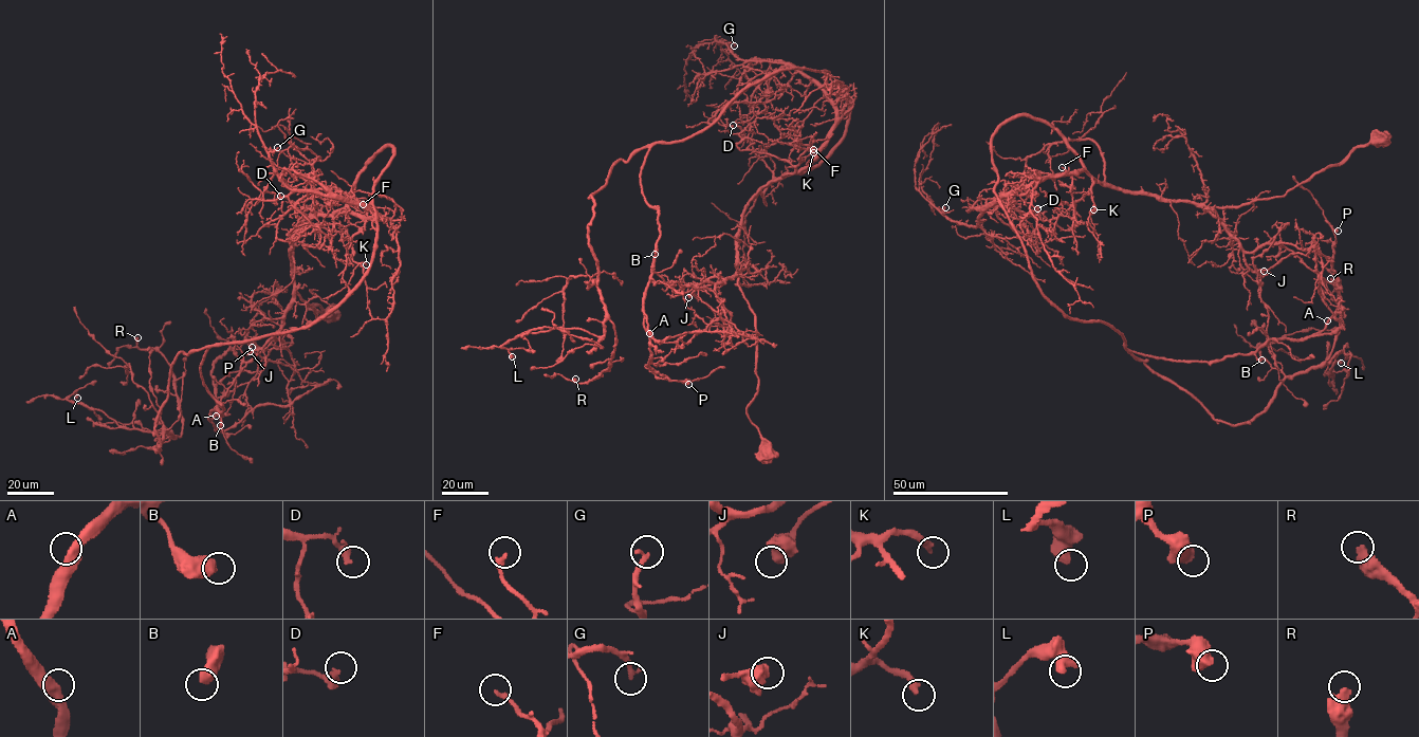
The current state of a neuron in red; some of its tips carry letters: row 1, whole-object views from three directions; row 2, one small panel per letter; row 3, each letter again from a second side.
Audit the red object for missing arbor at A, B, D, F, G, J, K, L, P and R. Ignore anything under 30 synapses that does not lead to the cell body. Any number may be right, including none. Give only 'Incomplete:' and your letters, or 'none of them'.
Incomplete: R

